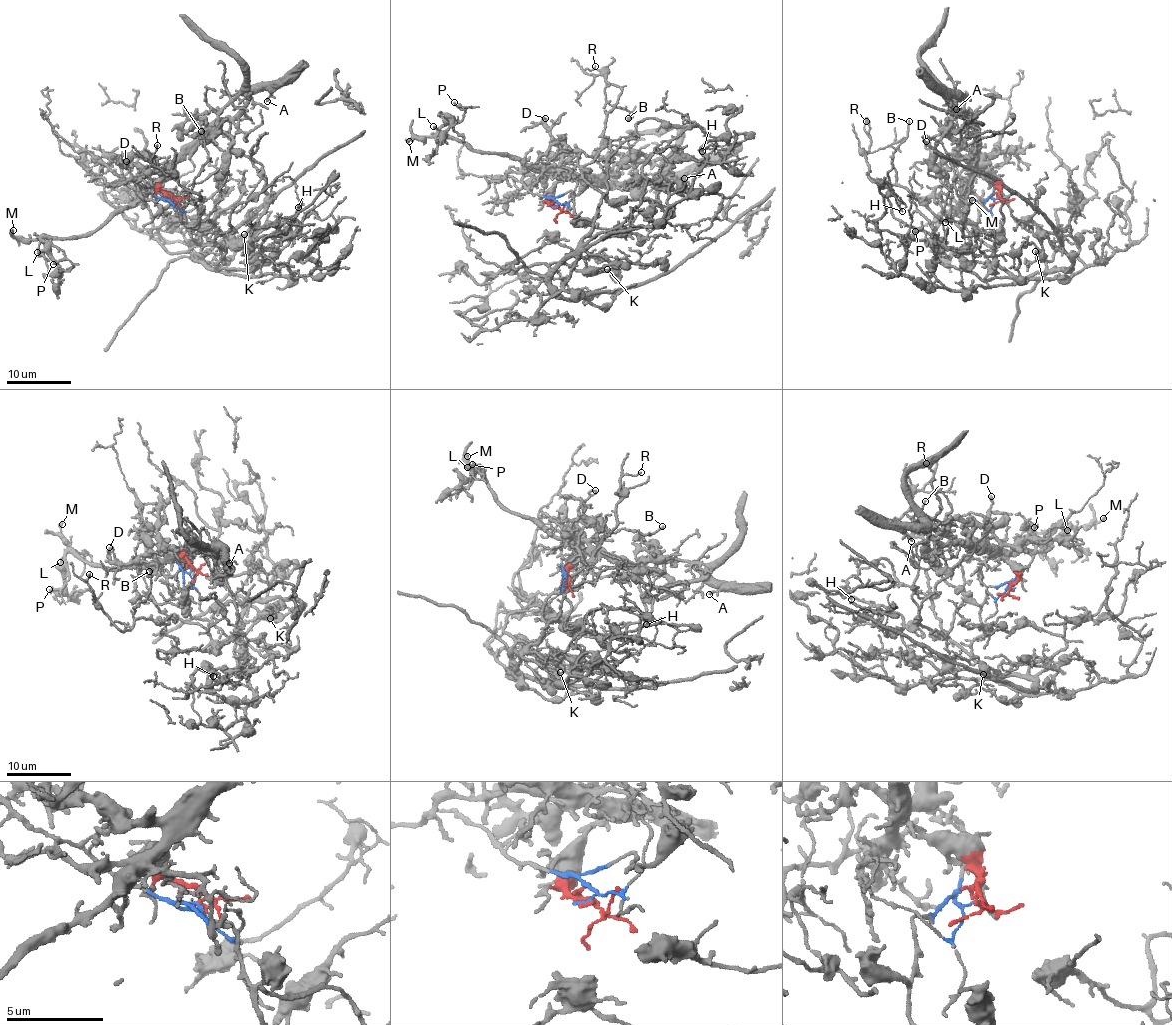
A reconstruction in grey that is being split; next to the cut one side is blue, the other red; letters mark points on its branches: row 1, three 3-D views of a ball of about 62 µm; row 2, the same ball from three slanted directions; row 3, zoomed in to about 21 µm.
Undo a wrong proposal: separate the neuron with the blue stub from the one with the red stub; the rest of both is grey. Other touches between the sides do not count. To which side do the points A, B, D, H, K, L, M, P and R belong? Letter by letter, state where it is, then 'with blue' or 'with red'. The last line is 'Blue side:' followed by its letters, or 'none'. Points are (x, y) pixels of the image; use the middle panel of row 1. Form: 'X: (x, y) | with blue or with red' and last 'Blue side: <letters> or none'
A: (684, 178) | with red
B: (628, 118) | with blue
D: (545, 118) | with red
H: (702, 151) | with blue
K: (607, 269) | with blue
L: (433, 126) | with red
M: (409, 141) | with red
P: (454, 102) | with red
R: (595, 66) | with blue
Blue side: B, H, K, R

